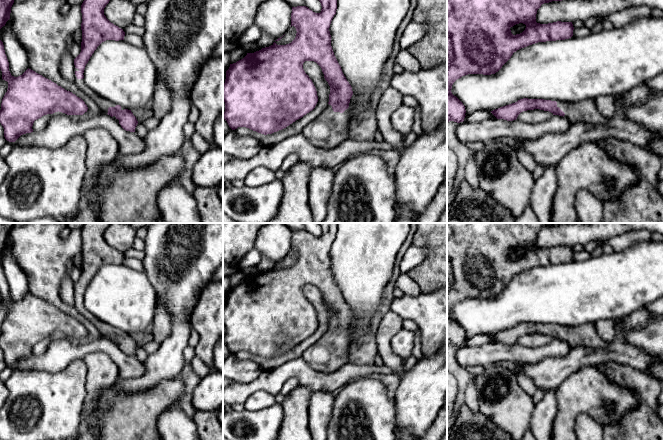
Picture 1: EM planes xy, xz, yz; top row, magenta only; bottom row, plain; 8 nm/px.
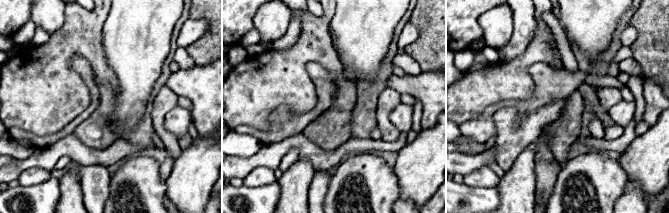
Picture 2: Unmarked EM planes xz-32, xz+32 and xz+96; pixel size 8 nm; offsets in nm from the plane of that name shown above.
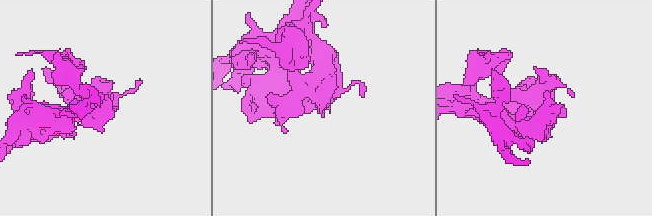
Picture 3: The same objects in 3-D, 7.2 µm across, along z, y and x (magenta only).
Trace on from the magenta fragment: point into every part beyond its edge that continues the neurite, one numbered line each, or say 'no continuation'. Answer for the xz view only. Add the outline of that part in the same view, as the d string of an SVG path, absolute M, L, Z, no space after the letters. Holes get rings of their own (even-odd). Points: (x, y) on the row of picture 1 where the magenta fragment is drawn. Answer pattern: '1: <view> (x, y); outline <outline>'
1: xz (329, 129); outline M328 104L315 119L304 126L301 134L313 145L331 150L350 138L349 132L348 110L334 112Z

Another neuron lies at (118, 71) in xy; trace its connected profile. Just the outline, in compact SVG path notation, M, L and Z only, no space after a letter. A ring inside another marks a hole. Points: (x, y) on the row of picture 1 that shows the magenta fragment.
M125 40L102 42L90 57L83 75L93 92L128 110L151 103L157 81L155 67L145 49Z

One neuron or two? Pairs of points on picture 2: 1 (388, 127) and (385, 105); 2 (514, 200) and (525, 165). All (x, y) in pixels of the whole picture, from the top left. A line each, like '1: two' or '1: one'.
1: one
2: one

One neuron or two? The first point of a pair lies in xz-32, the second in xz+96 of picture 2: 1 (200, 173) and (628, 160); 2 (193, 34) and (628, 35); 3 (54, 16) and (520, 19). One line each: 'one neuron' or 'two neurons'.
1: one neuron
2: one neuron
3: two neurons

